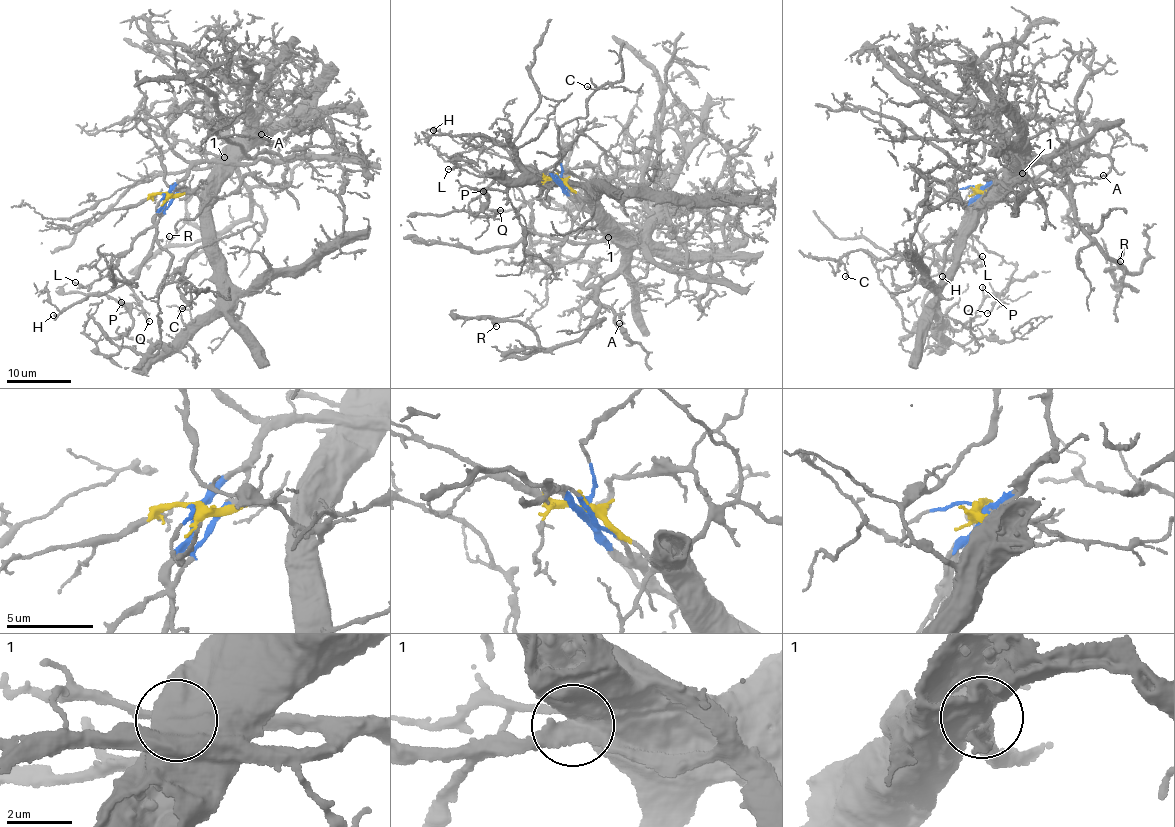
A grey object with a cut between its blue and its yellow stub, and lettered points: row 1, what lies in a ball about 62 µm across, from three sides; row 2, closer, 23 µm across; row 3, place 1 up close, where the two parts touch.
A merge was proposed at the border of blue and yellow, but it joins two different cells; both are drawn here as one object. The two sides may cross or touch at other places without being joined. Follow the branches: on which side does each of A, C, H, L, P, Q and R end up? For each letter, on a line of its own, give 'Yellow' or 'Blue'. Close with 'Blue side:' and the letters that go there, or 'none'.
A: Yellow
C: Blue
H: Blue
L: Blue
P: Yellow
Q: Blue
R: Yellow
Blue side: C, H, L, Q

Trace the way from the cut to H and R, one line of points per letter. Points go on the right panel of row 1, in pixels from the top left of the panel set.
H: (977, 189), (967, 237), (955, 255), (935, 264), (943, 268), (942, 276)
R: (977, 189), (988, 196), (1030, 166), (1048, 163), (1068, 183), (1080, 229), (1123, 267), (1105, 271), (1119, 261)

